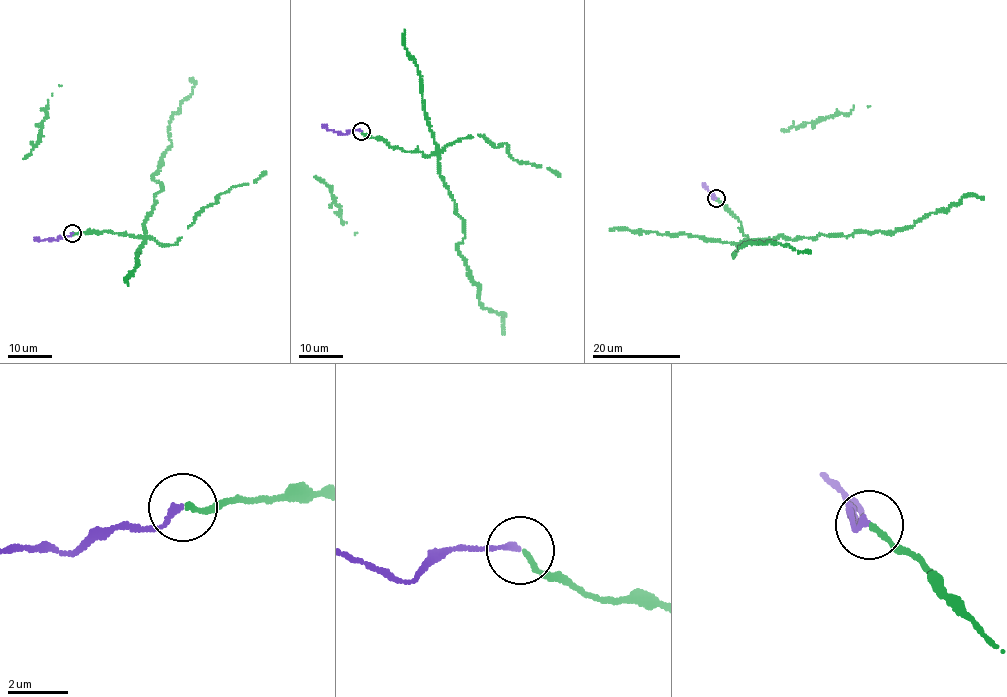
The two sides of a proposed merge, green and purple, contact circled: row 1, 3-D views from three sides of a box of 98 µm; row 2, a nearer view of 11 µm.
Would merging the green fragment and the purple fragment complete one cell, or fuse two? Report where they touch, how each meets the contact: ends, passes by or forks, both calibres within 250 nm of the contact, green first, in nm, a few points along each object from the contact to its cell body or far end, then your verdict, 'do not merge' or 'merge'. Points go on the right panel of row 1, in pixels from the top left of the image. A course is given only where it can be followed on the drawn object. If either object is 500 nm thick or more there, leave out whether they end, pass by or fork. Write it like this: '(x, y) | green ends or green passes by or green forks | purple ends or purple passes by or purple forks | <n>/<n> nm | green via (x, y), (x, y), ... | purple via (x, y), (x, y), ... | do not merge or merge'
(716, 198) | green ends | purple ends | 170/200 nm | green via (715, 199), (738, 220), (746, 242), (893, 231), (946, 211), (963, 196), (984, 199) | purple via (715, 199), (703, 182) | merge

